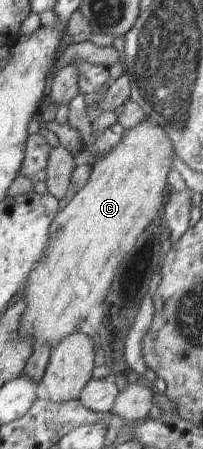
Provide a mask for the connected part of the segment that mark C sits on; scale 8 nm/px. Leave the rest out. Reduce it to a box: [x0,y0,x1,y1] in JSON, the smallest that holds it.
[20,119,174,349]

